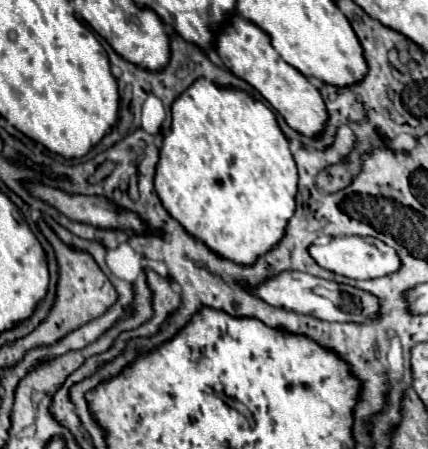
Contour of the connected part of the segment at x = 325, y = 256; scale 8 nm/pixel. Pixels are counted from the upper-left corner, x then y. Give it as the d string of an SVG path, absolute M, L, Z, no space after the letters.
M334 237L332 241L328 241L326 245L312 245L310 247L310 255L316 259L316 263L328 271L334 271L338 275L344 277L352 277L352 279L376 279L376 277L384 277L390 275L394 271L400 269L402 261L400 255L388 247L384 241L374 239L374 237Z

